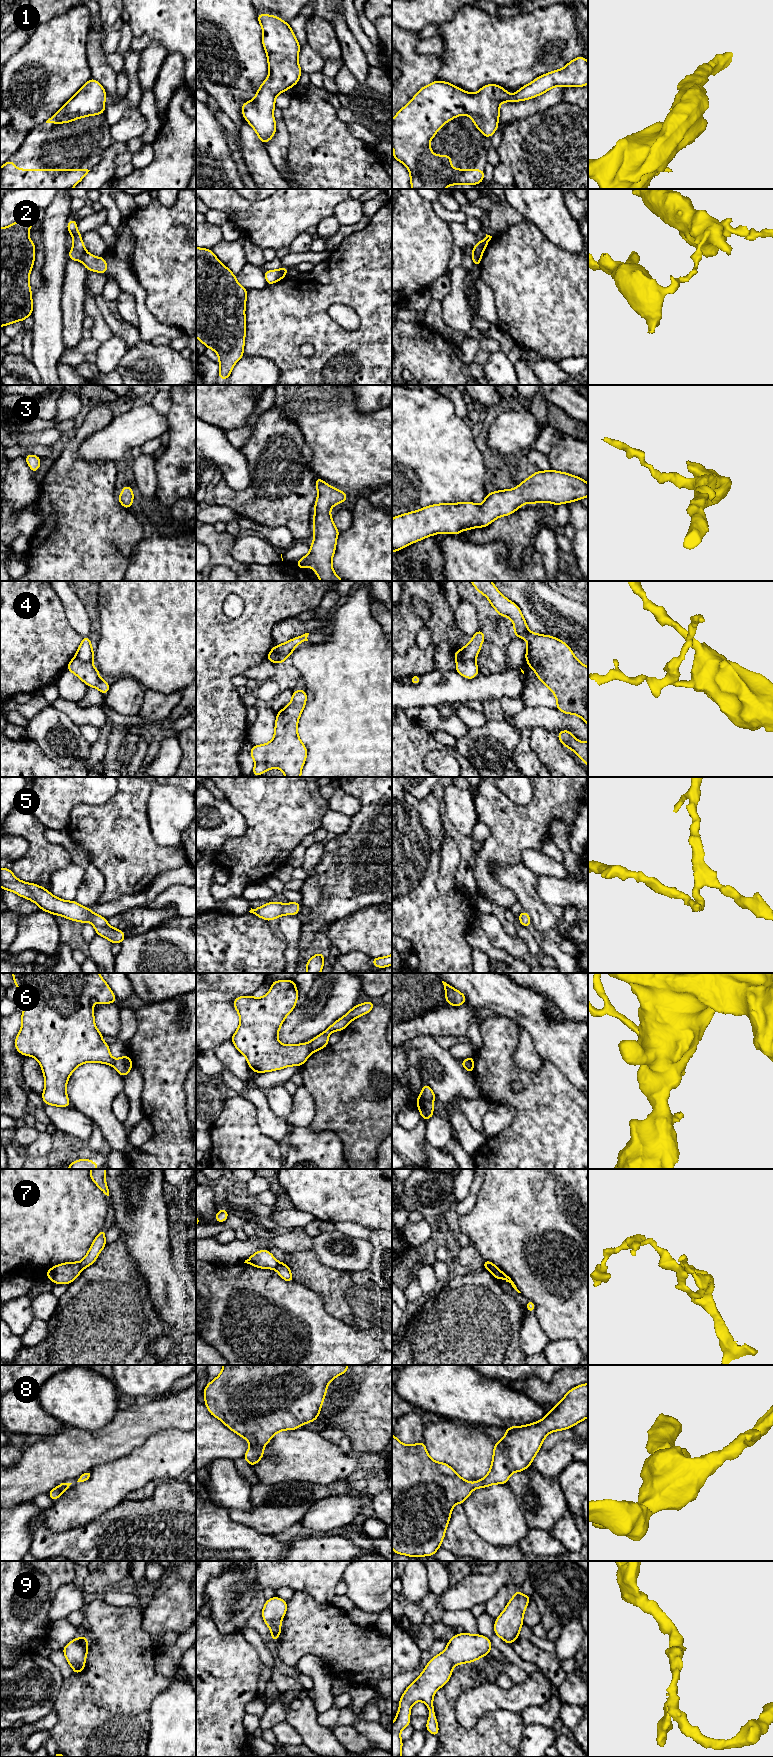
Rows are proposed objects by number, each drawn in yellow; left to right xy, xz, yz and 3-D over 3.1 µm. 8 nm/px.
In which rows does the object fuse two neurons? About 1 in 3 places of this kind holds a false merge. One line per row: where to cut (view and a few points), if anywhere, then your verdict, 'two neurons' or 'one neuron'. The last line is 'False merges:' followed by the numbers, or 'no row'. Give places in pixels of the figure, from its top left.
1: cut none; one neuron
2: cut yz (473, 251), (480, 258); two neurons
3: cut none; one neuron
4: cut yz (474, 659), (461, 659), (457, 661); two neurons
5: cut none; one neuron
6: cut yz (466, 1059), (470, 1071); two neurons
7: cut yz (489, 1262), (499, 1272), (500, 1277); two neurons
8: cut none; one neuron
9: cut none; one neuron
False merges: 2, 4, 6, 7

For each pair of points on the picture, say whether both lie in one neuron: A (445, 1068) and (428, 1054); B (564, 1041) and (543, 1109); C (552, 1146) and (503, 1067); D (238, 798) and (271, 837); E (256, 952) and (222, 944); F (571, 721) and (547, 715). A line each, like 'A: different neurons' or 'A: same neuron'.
A: same neuron
B: different neurons
C: same neuron
D: same neuron
E: same neuron
F: same neuron

